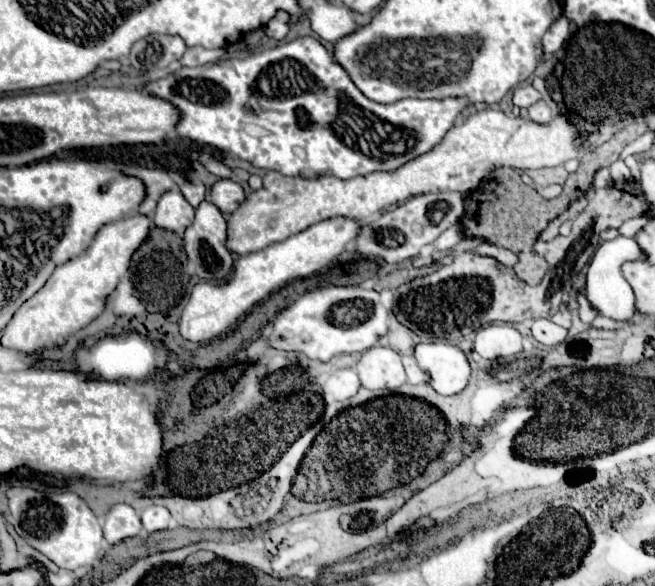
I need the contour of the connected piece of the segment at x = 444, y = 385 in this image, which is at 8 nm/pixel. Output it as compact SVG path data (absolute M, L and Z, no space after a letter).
M438 344L432 348L436 352L436 368L430 372L430 384L440 394L456 394L464 390L470 378L470 364L462 350L452 344Z

